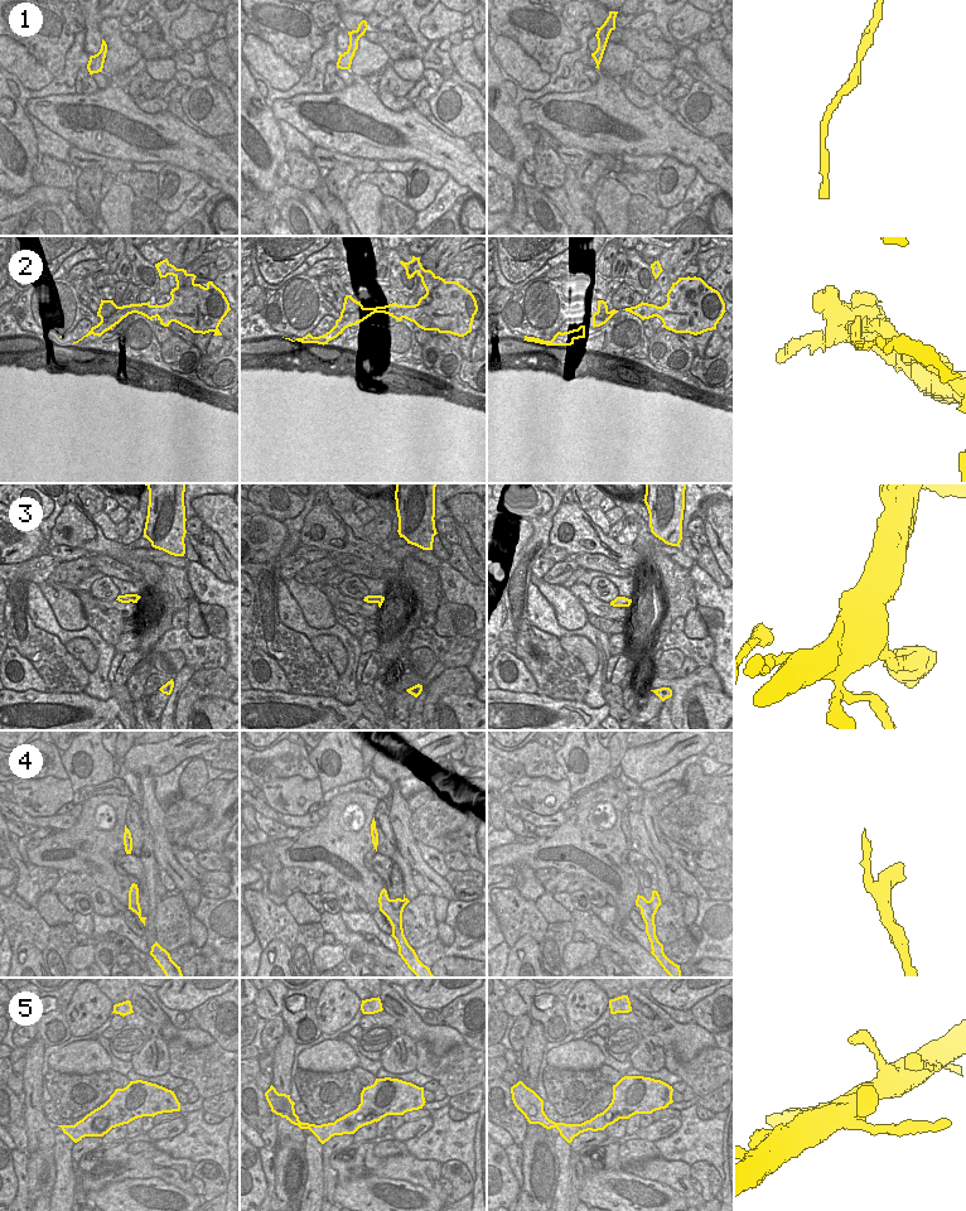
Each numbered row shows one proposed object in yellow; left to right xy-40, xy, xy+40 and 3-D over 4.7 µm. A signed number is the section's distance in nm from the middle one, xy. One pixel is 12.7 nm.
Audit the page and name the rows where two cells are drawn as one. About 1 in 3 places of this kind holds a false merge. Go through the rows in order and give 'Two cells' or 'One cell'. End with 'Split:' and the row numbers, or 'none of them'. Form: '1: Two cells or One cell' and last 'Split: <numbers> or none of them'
1: One cell
2: Two cells
3: One cell
4: One cell
5: One cell
Split: 2.

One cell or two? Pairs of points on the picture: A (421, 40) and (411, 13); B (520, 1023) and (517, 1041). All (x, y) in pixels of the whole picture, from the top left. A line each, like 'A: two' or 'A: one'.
A: one
B: one

